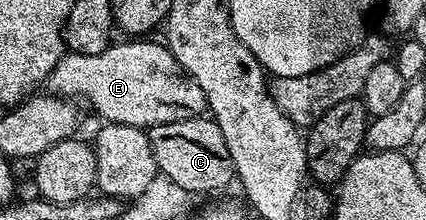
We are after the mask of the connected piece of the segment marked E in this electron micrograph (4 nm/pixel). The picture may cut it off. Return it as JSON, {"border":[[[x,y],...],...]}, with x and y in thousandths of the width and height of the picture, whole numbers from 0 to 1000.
{"border":[[[340,182],[270,191],[242,245],[153,241],[115,341],[113,414],[136,445],[202,455],[239,527],[235,541],[258,564],[347,591],[366,564],[469,532],[486,491],[477,409],[420,300],[394,205]]]}

